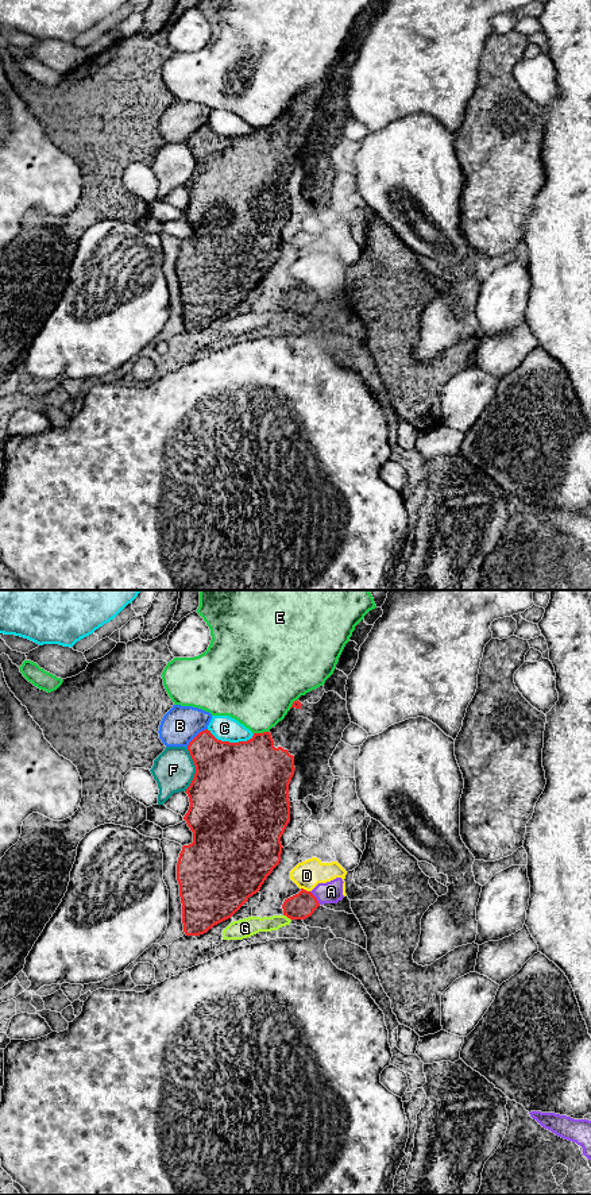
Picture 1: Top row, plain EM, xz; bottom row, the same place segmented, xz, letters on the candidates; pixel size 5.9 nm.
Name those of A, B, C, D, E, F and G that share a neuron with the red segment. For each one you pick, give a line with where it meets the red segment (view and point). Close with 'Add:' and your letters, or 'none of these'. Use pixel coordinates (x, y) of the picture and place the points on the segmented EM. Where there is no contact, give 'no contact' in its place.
Add: none of these

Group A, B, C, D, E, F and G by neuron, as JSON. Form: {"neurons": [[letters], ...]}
{"neurons": [["A", "D"], ["B"], ["C"], ["E"], ["F"], ["G"]]}

